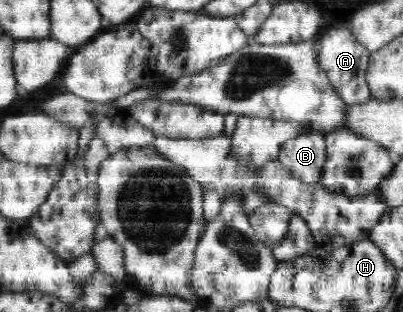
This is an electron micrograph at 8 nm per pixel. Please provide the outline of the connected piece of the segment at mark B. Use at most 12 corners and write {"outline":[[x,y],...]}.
{"outline":[[325,135],[289,139],[278,161],[300,181],[321,183]]}

